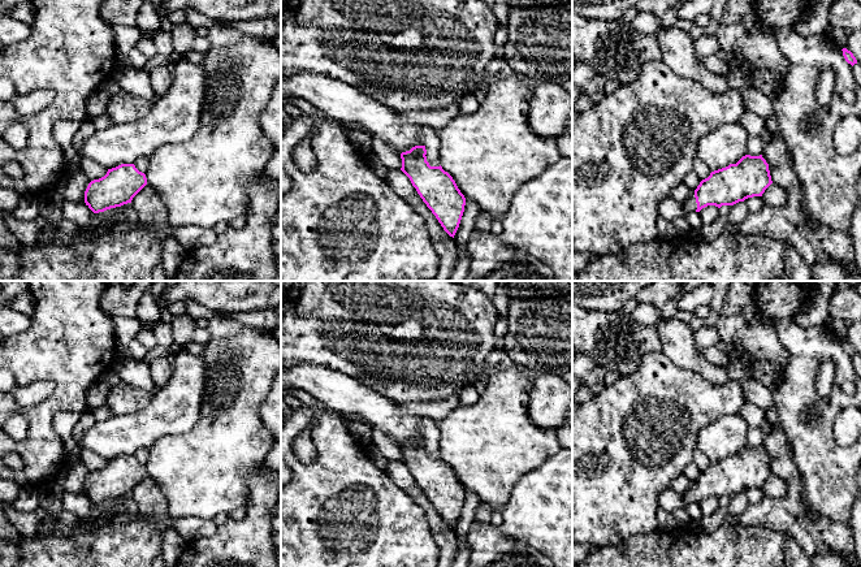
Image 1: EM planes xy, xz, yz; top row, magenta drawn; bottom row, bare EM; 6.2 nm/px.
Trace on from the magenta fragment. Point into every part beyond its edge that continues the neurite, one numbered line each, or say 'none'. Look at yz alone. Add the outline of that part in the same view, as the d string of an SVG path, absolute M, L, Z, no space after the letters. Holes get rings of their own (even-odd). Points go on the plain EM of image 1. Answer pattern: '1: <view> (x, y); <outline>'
1: yz (689, 496); M691 482L689 489L683 494L683 501L688 503L696 503L697 494L695 489L695 482Z

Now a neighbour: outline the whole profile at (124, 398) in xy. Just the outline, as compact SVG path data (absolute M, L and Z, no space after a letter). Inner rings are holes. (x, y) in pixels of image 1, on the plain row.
M120 381L108 394L105 407L112 415L135 414L147 407L152 395L134 385Z

